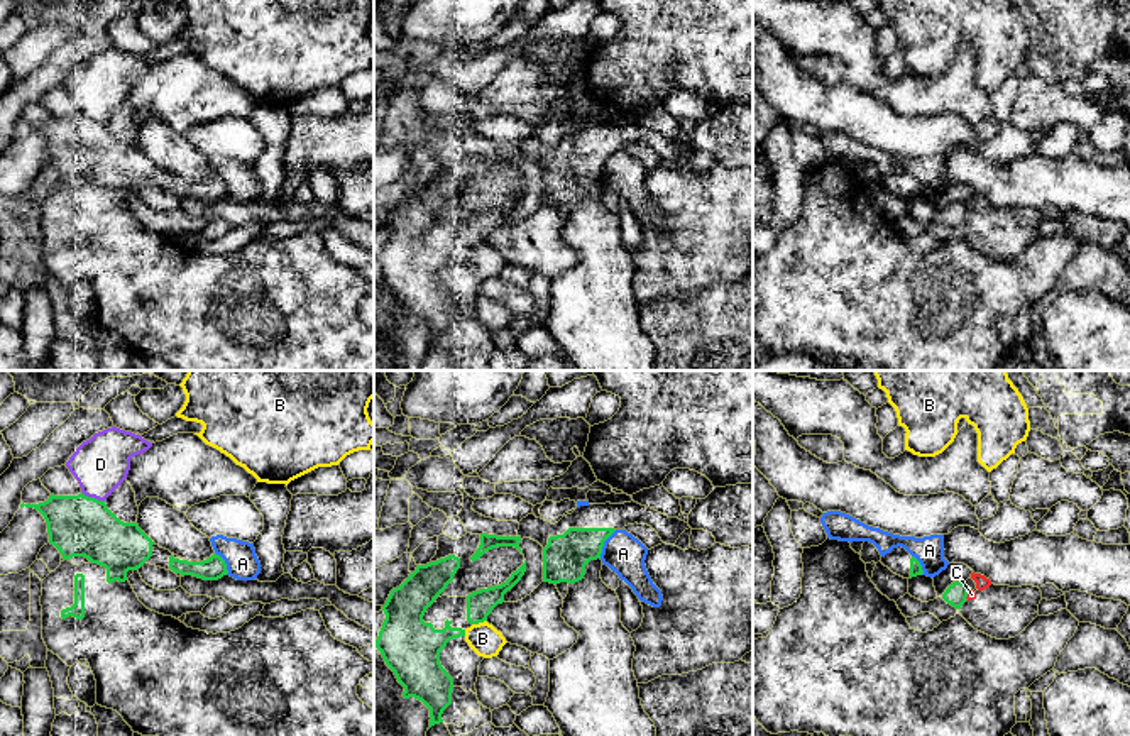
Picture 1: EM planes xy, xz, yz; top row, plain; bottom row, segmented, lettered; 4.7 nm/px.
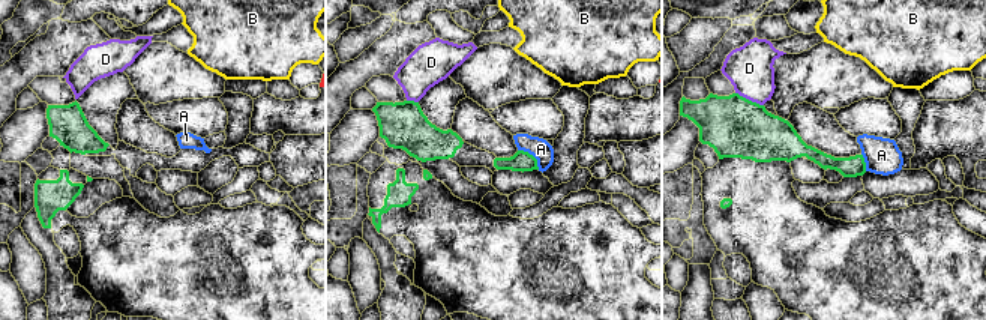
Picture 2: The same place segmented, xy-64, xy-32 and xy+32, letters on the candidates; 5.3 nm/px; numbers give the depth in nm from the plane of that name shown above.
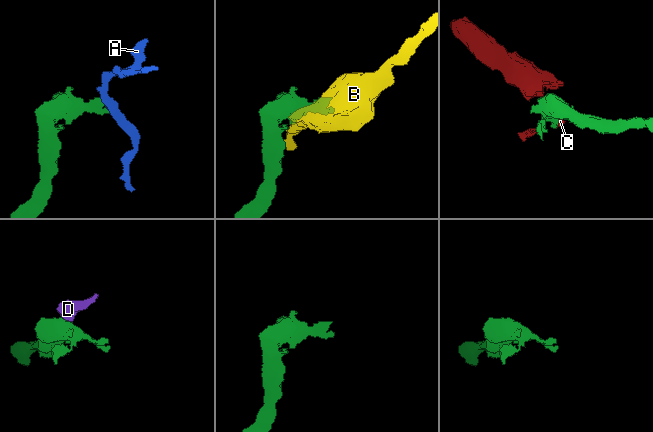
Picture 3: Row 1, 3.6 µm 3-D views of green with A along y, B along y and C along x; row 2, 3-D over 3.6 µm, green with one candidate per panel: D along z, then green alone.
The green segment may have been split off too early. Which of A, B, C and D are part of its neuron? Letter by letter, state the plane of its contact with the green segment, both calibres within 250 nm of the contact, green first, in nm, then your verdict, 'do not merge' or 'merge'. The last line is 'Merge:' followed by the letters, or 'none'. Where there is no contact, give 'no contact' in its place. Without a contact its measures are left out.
A: contact in xz; calibres 200 and 190 nm; do not merge
B: contact in xz; calibres 130 and 150 nm; do not merge
C: contact in yz; calibres 100 and 50 nm; do not merge
D: contact in xy; calibres 280 and 260 nm; do not merge
Merge: none

